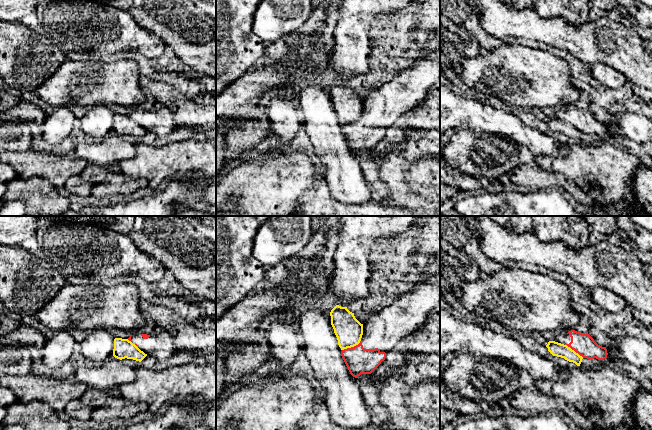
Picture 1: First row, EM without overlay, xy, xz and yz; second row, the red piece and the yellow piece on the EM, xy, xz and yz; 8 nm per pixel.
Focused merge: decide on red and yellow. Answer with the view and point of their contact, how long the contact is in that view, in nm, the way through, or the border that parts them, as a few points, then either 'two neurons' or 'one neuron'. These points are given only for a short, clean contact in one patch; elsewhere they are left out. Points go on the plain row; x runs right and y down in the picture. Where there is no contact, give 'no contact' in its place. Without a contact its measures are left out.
xz (351, 123) | 170 nm | along xz (360, 116), (357, 120), (342, 126) | two neurons

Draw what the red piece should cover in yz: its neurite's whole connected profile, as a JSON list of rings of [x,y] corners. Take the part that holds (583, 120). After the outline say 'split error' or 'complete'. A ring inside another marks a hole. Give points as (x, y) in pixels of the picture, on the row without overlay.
[[[575,106],[562,108],[553,117],[567,121],[583,134],[604,136],[608,131],[606,123],[598,121],[589,110]]]; split error

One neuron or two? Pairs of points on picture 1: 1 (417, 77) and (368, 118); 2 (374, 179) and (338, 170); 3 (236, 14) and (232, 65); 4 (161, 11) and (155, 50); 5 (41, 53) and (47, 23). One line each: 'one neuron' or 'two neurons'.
1: one neuron
2: two neurons
3: one neuron
4: two neurons
5: two neurons

